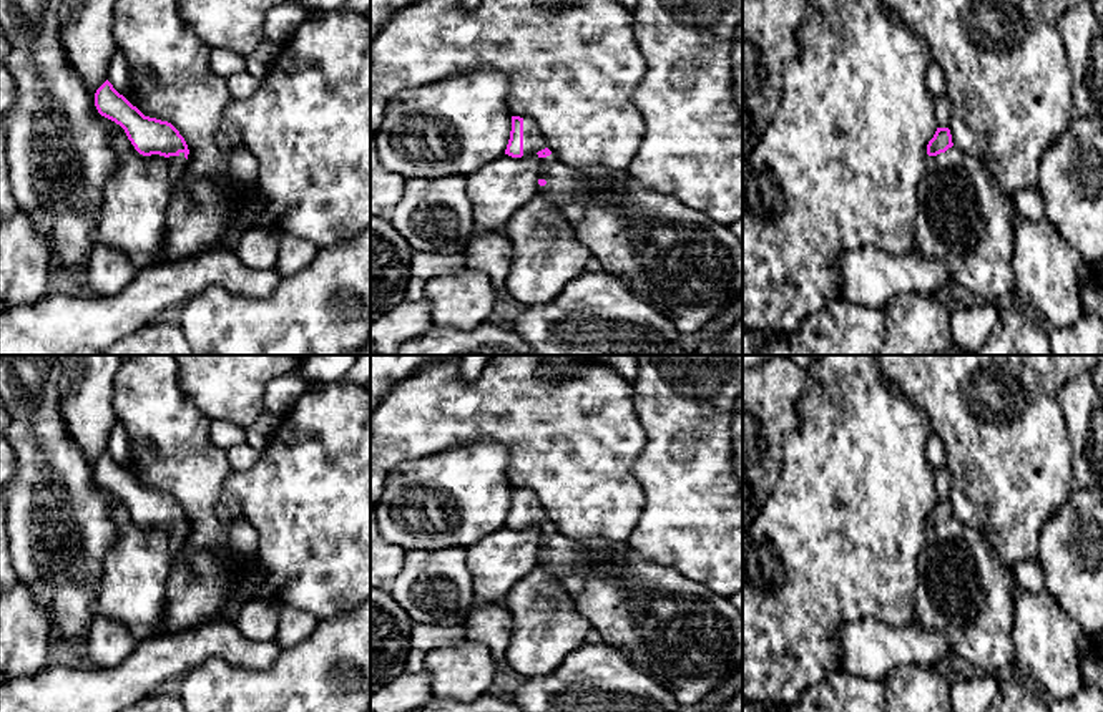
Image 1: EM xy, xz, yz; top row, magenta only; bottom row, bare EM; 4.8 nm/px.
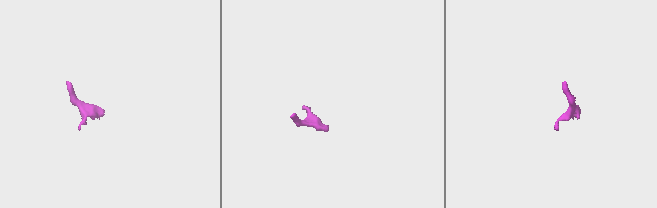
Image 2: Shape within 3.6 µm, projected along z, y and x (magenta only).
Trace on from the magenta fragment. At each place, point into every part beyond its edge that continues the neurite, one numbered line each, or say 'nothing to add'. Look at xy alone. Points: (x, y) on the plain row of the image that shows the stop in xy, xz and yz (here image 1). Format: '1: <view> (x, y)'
1: xy (198, 586)

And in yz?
1: yz (964, 590)

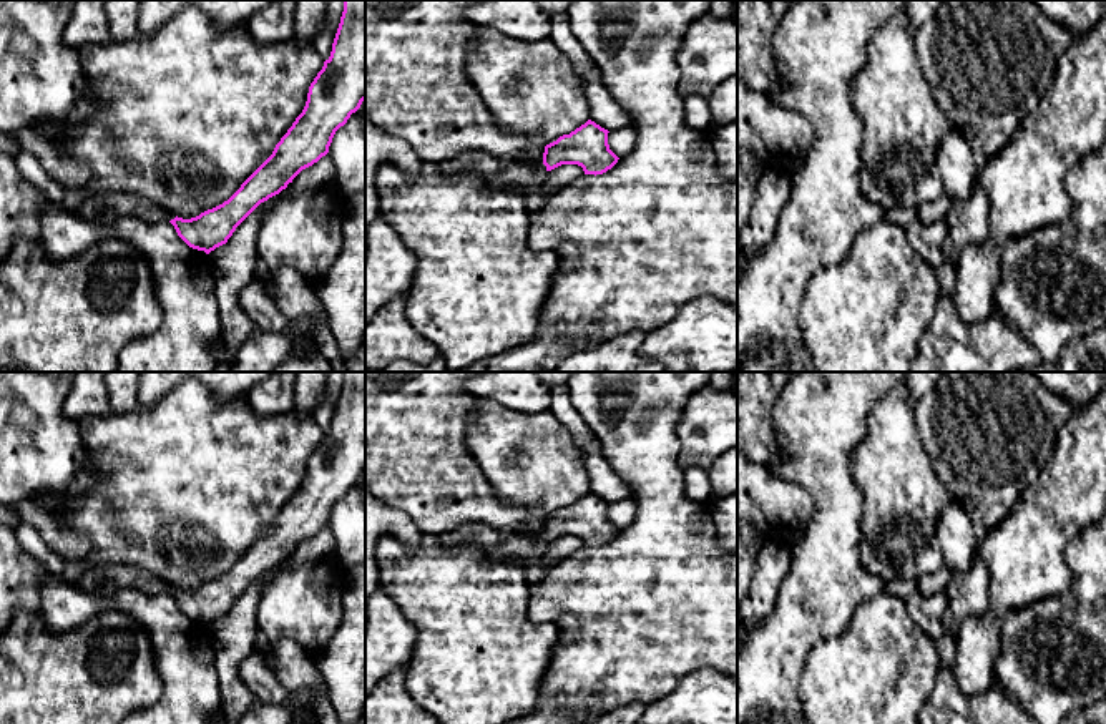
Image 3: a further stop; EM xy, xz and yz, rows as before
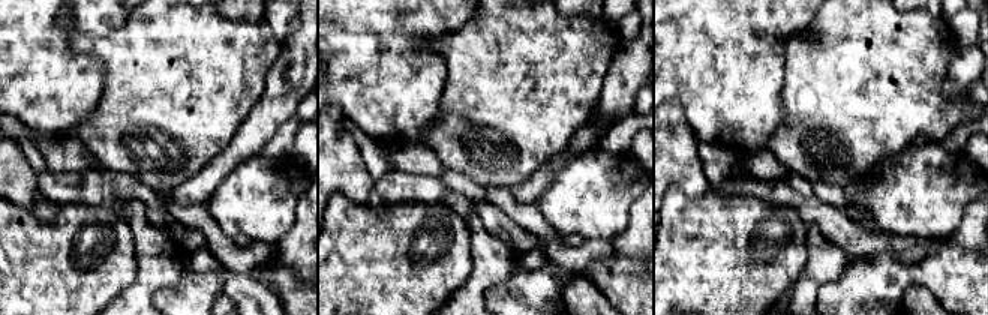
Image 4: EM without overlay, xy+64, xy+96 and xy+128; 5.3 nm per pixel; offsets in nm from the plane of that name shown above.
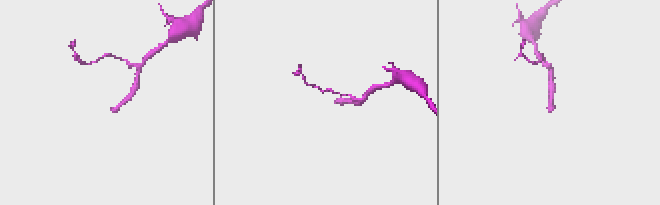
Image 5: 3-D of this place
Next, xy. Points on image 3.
1: xy (105, 580)

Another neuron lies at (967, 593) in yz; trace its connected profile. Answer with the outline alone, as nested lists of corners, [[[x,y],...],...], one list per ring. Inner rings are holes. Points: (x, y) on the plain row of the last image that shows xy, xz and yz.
[[[973,555],[968,570],[952,571],[945,594],[947,611],[942,624],[955,638],[963,619],[983,616],[988,606],[990,578],[978,555]]]

